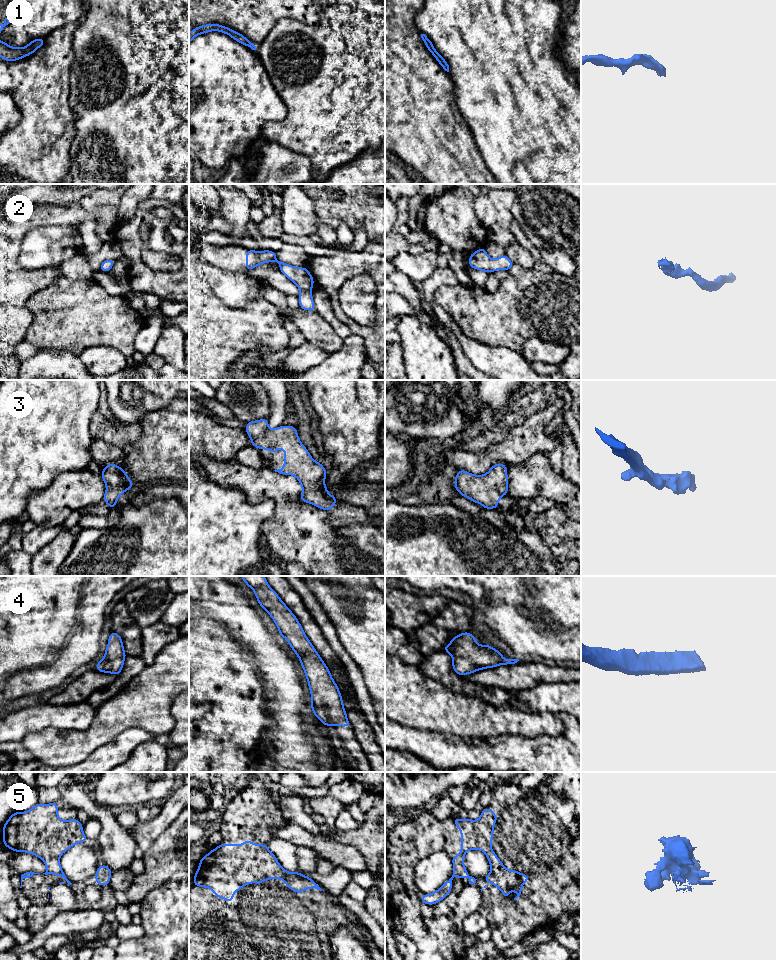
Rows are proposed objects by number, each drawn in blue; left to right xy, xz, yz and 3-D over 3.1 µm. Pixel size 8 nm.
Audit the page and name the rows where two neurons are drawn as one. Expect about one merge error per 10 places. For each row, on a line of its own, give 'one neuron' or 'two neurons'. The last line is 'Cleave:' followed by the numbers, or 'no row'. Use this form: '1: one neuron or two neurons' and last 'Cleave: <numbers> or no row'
1: one neuron
2: one neuron
3: one neuron
4: one neuron
5: one neuron
Cleave: no row

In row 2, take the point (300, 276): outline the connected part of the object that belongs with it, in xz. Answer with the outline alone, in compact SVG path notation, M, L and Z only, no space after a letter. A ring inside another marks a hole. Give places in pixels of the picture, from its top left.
M246 249L246 271L254 269L260 264L270 262L277 262L279 264L279 270L299 288L300 294L297 296L299 307L306 311L316 311L311 293L314 278L307 267L296 267L278 261L276 252L271 250L255 251Z

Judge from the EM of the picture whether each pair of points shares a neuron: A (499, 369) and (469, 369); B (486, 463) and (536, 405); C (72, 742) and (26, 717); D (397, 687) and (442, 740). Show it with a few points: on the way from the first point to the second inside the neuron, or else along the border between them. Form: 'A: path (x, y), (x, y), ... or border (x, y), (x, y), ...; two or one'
A: border (463, 350), (466, 357), (478, 369); two
B: border (490, 448), (476, 452), (467, 452); two
C: border (47, 727), (29, 732), (24, 737); two
D: border (412, 727), (418, 730), (450, 732), (458, 736); two

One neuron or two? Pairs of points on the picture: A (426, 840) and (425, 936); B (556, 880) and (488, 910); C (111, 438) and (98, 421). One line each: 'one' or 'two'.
A: two
B: one
C: one

